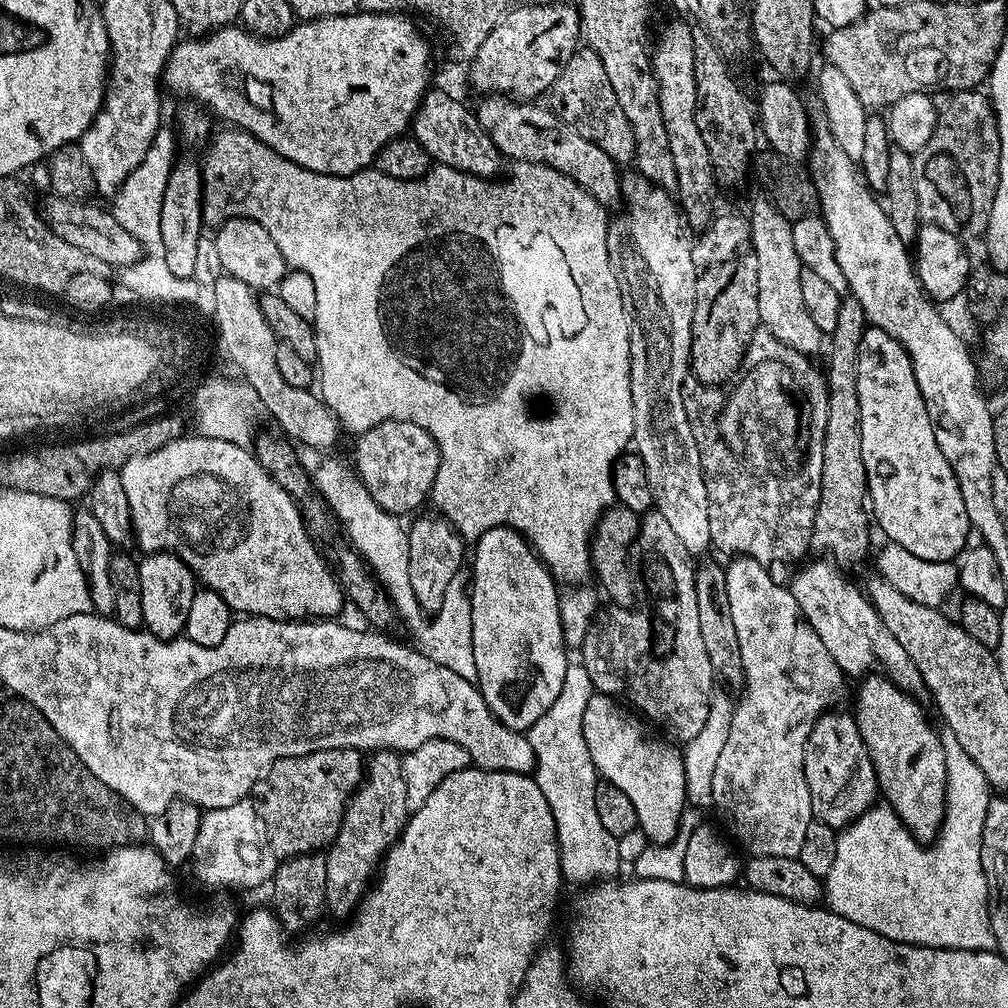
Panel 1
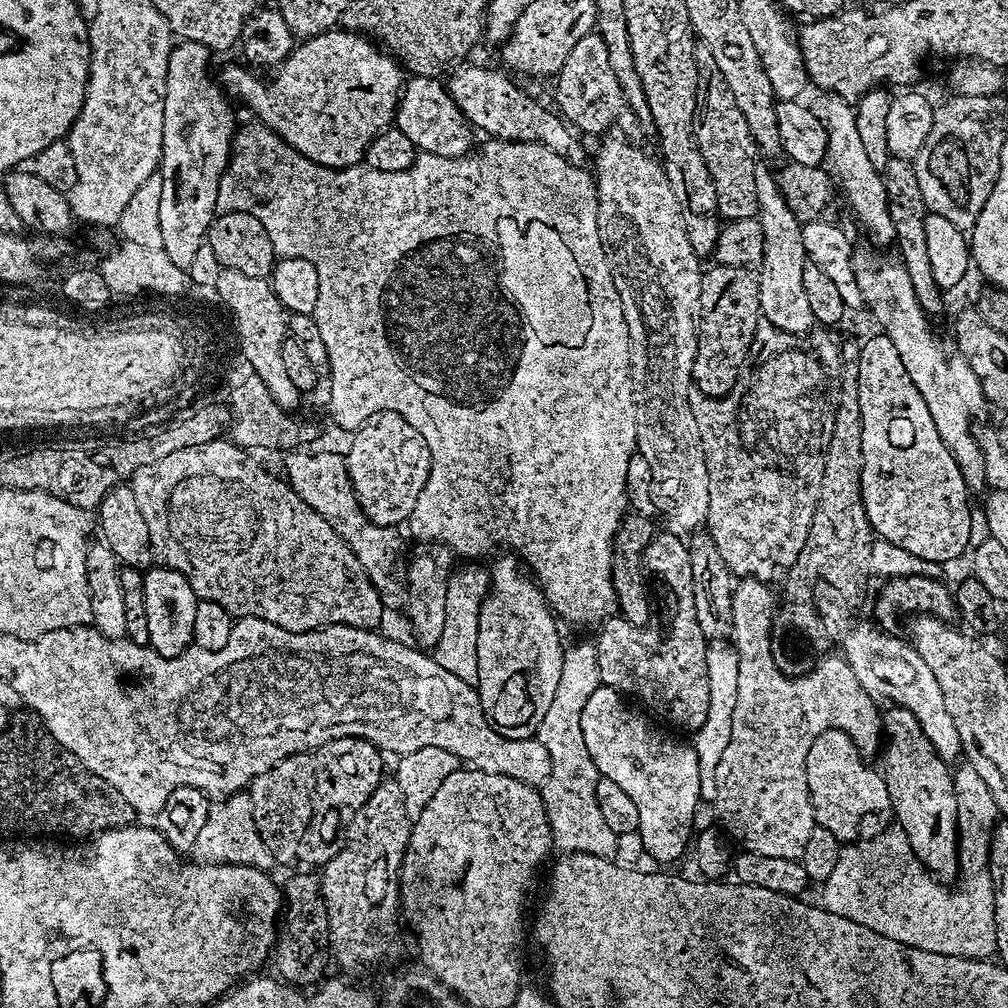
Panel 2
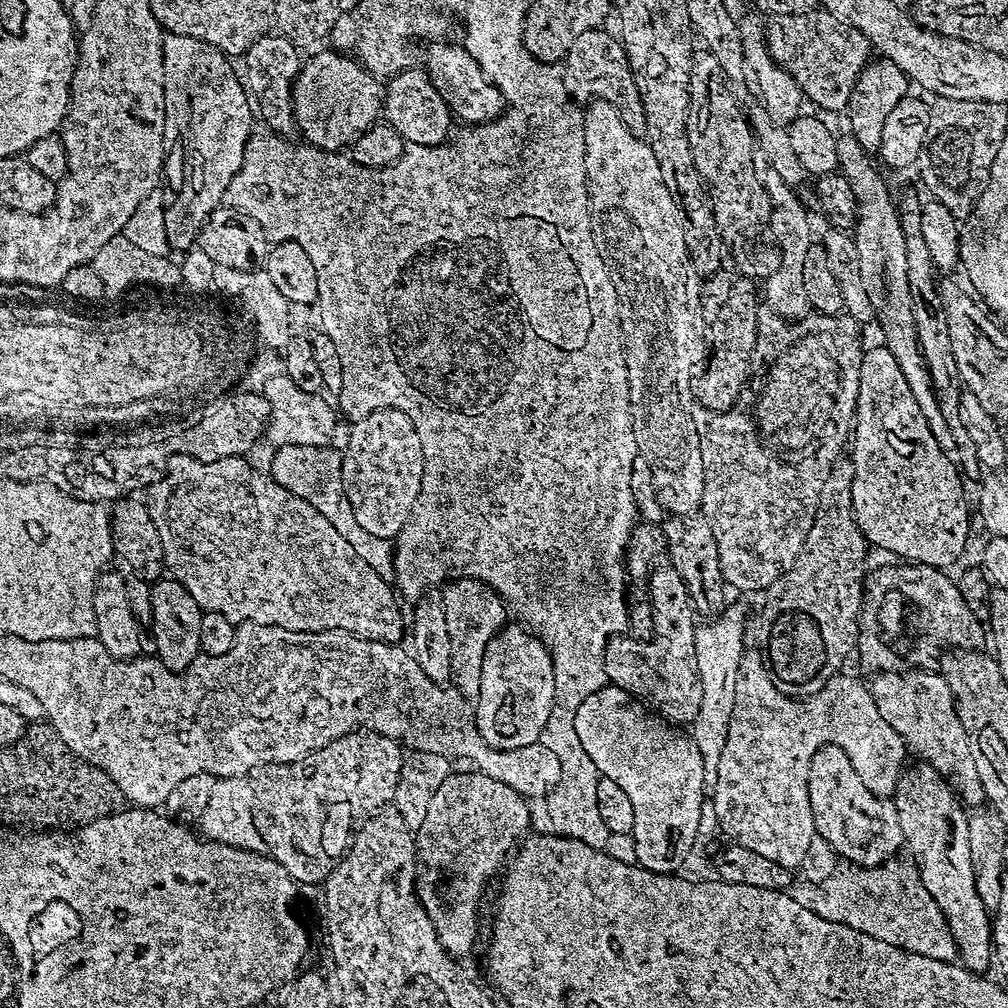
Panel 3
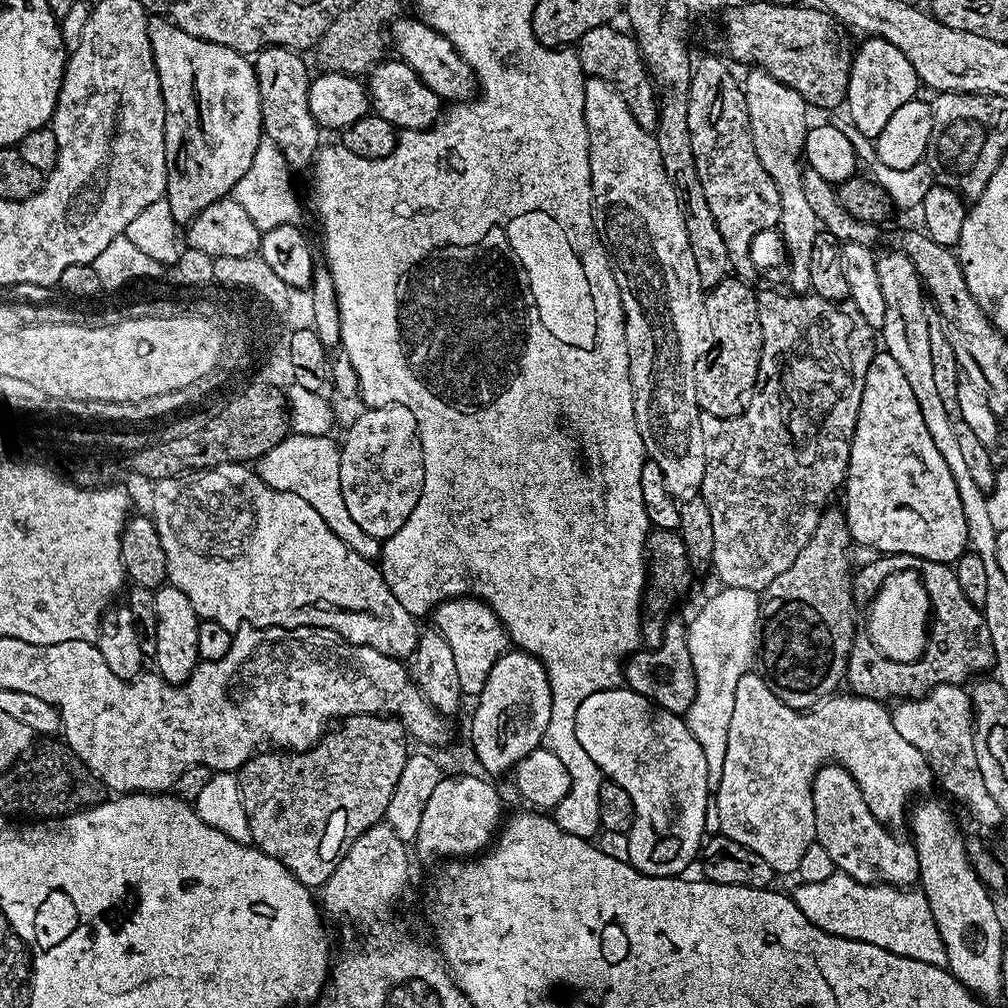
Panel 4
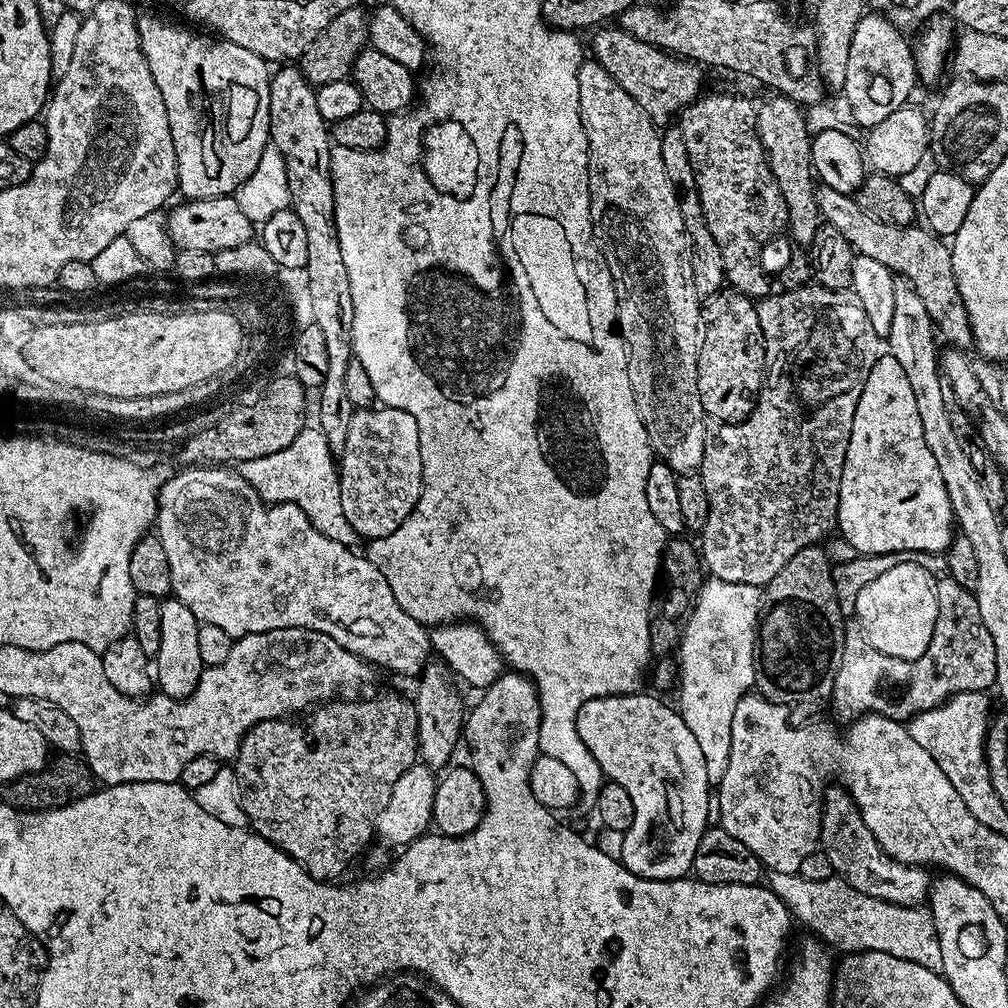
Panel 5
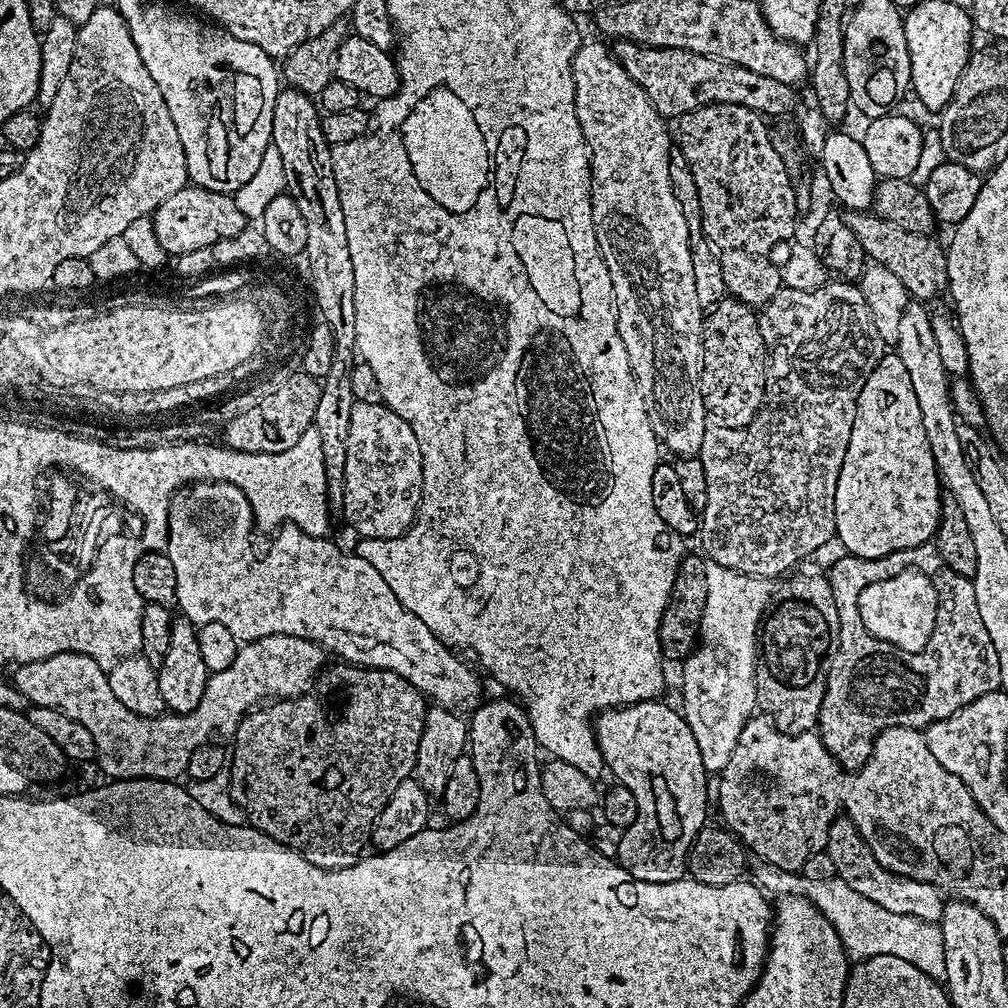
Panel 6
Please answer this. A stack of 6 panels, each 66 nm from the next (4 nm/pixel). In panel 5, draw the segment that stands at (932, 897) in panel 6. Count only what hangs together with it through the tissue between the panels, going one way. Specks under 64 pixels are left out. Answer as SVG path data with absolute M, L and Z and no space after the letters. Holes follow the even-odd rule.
M829 786L824 790L819 847L826 858L830 858L833 873L862 894L911 908L923 905L928 899L929 873L915 864L898 862L880 849L874 834L870 834L870 826L866 826L862 818L860 808L843 786Z

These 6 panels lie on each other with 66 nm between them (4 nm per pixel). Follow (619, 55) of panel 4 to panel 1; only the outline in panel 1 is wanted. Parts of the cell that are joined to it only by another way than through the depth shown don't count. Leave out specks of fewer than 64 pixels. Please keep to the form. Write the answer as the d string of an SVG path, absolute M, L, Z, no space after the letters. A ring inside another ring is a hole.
M580 46L572 52L570 58L563 64L562 73L552 83L548 99L549 107L560 120L578 130L587 140L594 141L600 149L606 150L609 157L618 164L629 161L630 129L620 108L615 107L613 86L610 78L593 48ZM611 110L611 112L609 112ZM610 114L610 118L609 118ZM598 118L605 126L597 126ZM610 120L610 122L609 122Z

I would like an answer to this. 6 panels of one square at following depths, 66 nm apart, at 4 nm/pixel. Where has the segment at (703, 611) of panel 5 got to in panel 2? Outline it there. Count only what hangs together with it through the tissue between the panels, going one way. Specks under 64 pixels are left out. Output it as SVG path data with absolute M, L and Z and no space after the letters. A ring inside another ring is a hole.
M728 642L709 643L706 654L706 670L710 678L710 710L706 710L706 722L695 729L694 747L700 767L700 794L705 801L716 799L716 771L718 762L730 742L730 725L734 722L734 705L738 703L738 654Z

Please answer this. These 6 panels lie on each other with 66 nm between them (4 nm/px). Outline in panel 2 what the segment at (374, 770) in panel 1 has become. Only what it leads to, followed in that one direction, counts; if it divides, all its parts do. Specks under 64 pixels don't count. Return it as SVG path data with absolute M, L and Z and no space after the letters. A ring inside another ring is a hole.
M395 778L381 780L374 794L347 821L343 843L319 873L326 915L330 918L330 956L344 968L372 964L376 956L390 955L400 940L400 872L413 823L413 817L406 814L398 782Z

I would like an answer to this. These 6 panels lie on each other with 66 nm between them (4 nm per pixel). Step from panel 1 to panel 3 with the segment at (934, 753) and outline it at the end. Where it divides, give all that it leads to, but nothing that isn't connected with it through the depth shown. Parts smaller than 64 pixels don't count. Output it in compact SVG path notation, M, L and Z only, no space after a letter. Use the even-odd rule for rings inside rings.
M916 763L918 764L913 768L911 765L901 775L900 781L896 783L894 793L898 822L902 826L902 834L906 837L906 852L912 863L916 865L918 874L922 878L922 886L926 886L930 898L934 898L934 902L938 902L938 906L946 918L948 929L956 943L959 963L972 972L984 974L989 971L987 968L991 969L994 964L992 921L989 905L981 898L976 889L976 867L970 858L969 813L944 777L940 776L928 763Z

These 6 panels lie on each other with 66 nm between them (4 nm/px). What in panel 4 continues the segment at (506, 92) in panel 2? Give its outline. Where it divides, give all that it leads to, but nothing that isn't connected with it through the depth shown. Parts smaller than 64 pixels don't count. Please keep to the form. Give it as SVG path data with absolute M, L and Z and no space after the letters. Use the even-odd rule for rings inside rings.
M407 14L395 16L387 25L386 40L391 51L393 48L396 51L393 53L404 63L409 64L414 74L418 74L418 78L426 82L426 86L430 86L430 90L434 90L434 94L438 94L441 101L460 102L471 97L478 88L472 67L462 58L462 54L458 54L451 40L431 28L423 18L412 16Z

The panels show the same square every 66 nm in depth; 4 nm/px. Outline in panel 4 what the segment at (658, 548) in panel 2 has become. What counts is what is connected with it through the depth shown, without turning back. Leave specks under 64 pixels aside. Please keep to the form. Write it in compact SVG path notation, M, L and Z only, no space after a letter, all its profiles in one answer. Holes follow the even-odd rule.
M676 618L669 619L662 646L633 652L626 661L626 684L659 708L677 714L687 713L696 693L696 675L694 662L690 658L687 627L683 623L680 625Z

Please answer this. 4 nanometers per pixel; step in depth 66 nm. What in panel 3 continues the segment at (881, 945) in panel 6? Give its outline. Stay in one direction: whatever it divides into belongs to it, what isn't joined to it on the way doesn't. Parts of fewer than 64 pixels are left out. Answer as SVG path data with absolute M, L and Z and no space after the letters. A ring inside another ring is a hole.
M889 858L871 866L841 863L826 882L815 885L810 907L830 922L842 922L842 926L862 930L862 934L890 942L890 946L926 954L926 958L955 961L956 943L938 902L922 886L922 878L911 859L896 859L900 858Z

